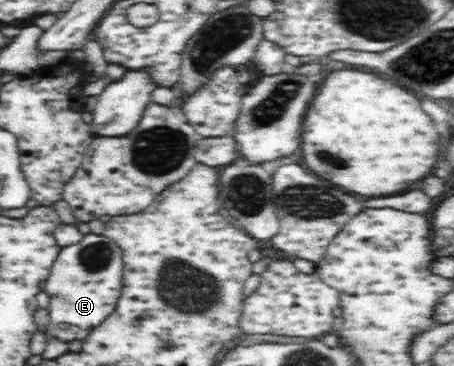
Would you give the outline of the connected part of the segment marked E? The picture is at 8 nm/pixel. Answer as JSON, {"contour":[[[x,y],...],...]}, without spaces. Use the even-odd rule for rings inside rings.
{"contour":[[[89,233],[78,244],[61,247],[44,286],[50,297],[44,334],[60,342],[83,341],[112,314],[120,296],[122,267],[121,250],[106,236]]]}

